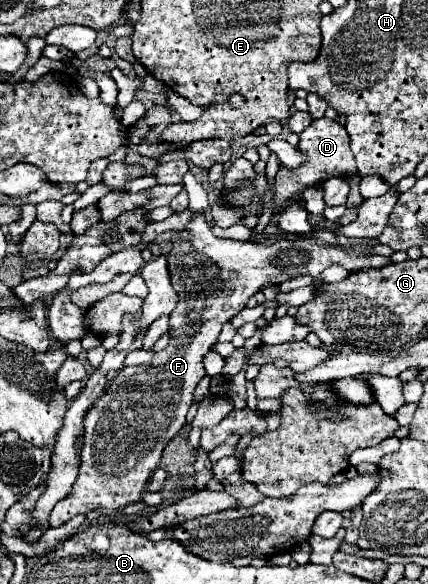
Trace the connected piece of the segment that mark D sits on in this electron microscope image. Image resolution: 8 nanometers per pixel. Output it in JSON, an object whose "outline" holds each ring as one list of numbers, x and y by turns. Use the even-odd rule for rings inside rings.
{"outline":[[314,119,300,135,300,143,298,143,298,151,304,155,304,163,298,165,296,169,288,169,286,165,280,165,276,177,274,177,274,185,272,185,272,201,274,201,274,209,282,211,286,205,290,205,290,201,300,201,300,193,308,187,320,185,332,177,348,177,348,175,356,175,356,163,354,163,354,155,350,151,350,137,348,131,342,123,332,121,332,119]]}

